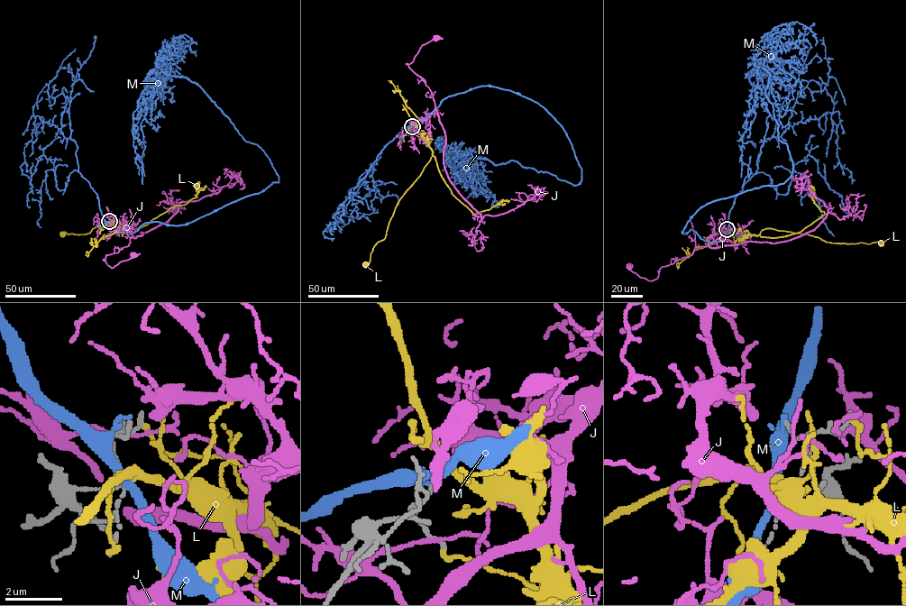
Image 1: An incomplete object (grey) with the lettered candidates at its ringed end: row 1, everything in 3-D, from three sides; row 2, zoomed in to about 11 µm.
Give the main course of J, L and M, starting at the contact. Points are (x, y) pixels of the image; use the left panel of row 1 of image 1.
J: (109, 222), (129, 225), (132, 236), (128, 246), (106, 255), (106, 263), (113, 268), (132, 255)
L: (110, 221), (116, 226), (129, 227), (127, 221), (122, 220), (97, 225), (87, 234), (62, 234)
M: (109, 221), (131, 234), (145, 223), (187, 224), (279, 176), (198, 86), (160, 71), (132, 114), (142, 184)

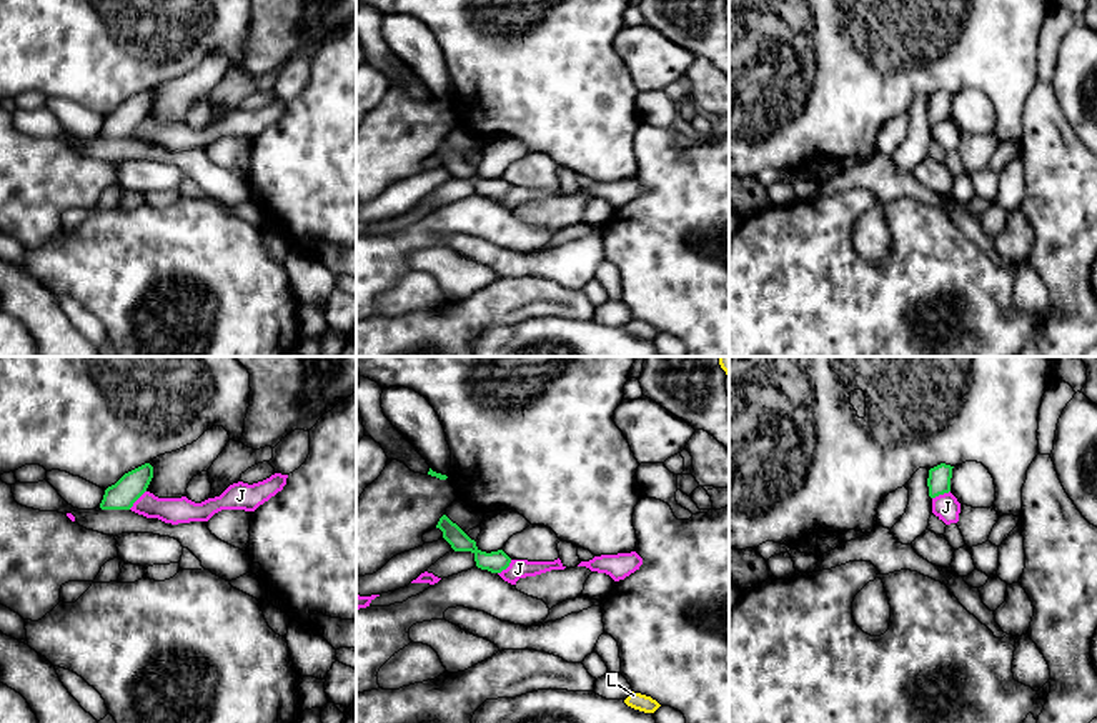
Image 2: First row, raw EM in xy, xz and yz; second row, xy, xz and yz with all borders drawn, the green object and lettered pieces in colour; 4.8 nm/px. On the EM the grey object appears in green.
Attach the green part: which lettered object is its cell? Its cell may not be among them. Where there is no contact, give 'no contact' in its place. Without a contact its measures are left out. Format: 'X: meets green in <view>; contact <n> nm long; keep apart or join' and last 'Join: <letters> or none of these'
J: meets green in xy; contact 130 nm long; keep apart
L: no contact; keep apart
M: no contact; keep apart
Join: none of these

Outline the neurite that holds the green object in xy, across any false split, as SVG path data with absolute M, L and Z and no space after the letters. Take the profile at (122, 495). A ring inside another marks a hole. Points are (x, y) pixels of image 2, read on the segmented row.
M150 463L125 473L115 485L105 490L100 508L130 510L133 503L146 491L151 478L153 466Z

